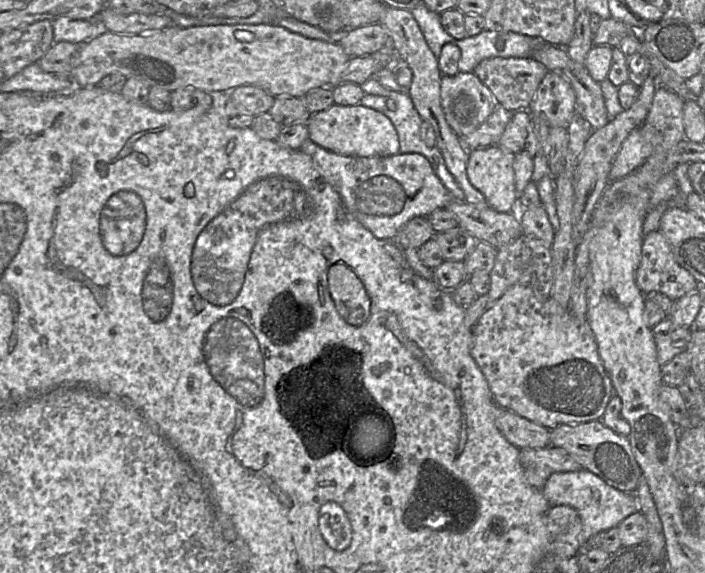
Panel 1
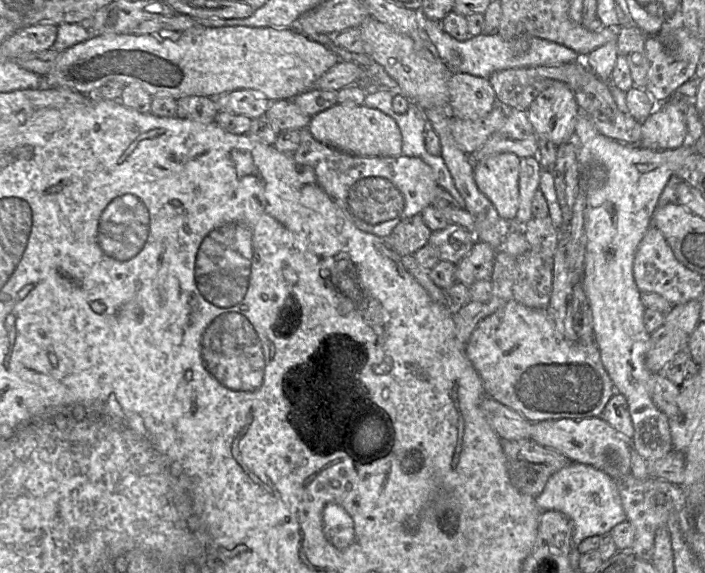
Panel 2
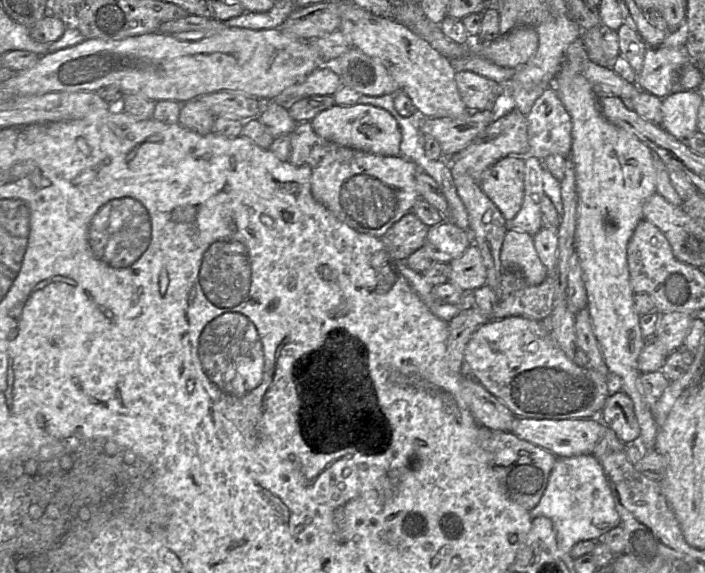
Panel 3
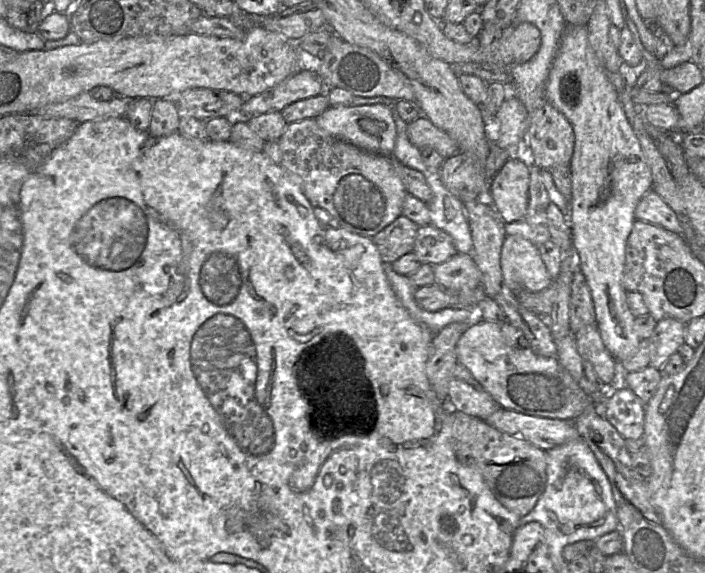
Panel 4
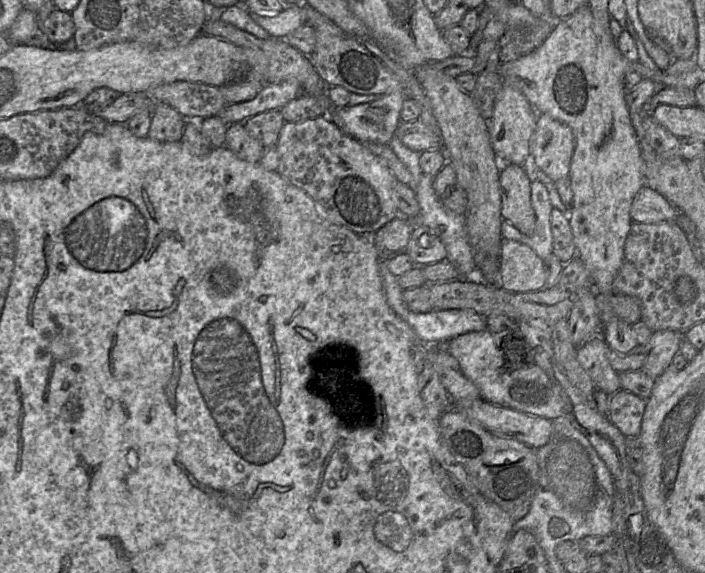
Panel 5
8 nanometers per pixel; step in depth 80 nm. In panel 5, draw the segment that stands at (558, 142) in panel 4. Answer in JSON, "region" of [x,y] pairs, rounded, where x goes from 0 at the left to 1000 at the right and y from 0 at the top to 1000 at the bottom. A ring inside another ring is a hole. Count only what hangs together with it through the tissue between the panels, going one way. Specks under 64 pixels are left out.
{"region":[[[763,197],[752,243],[752,283],[772,298],[786,318],[807,309],[816,258],[809,222],[777,199]]]}

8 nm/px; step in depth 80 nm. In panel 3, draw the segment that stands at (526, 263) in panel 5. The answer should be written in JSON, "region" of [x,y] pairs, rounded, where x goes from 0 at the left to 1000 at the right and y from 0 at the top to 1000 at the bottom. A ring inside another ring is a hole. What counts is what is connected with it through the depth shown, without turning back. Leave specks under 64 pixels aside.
{"region":[[[719,401],[709,454],[715,471],[736,473],[755,499],[767,496],[779,480],[760,440],[756,414],[746,405]]]}

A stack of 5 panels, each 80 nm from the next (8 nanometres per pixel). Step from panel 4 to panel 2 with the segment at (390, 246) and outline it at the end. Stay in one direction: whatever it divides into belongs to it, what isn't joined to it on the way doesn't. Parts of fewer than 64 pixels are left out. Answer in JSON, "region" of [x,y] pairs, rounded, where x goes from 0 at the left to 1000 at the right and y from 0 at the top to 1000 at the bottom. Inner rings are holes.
{"region":[[[590,373],[570,384],[555,408],[545,415],[556,435],[569,449],[587,443],[607,426],[613,403],[603,391],[599,377]]]}

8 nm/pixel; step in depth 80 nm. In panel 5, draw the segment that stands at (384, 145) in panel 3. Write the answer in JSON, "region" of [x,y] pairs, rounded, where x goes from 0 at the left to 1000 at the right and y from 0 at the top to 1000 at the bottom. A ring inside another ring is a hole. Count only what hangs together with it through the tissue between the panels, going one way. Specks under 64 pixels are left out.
{"region":[[[559,159],[528,178],[474,188],[465,204],[489,234],[512,250],[546,253],[555,248],[567,215],[576,171],[569,159]]]}

